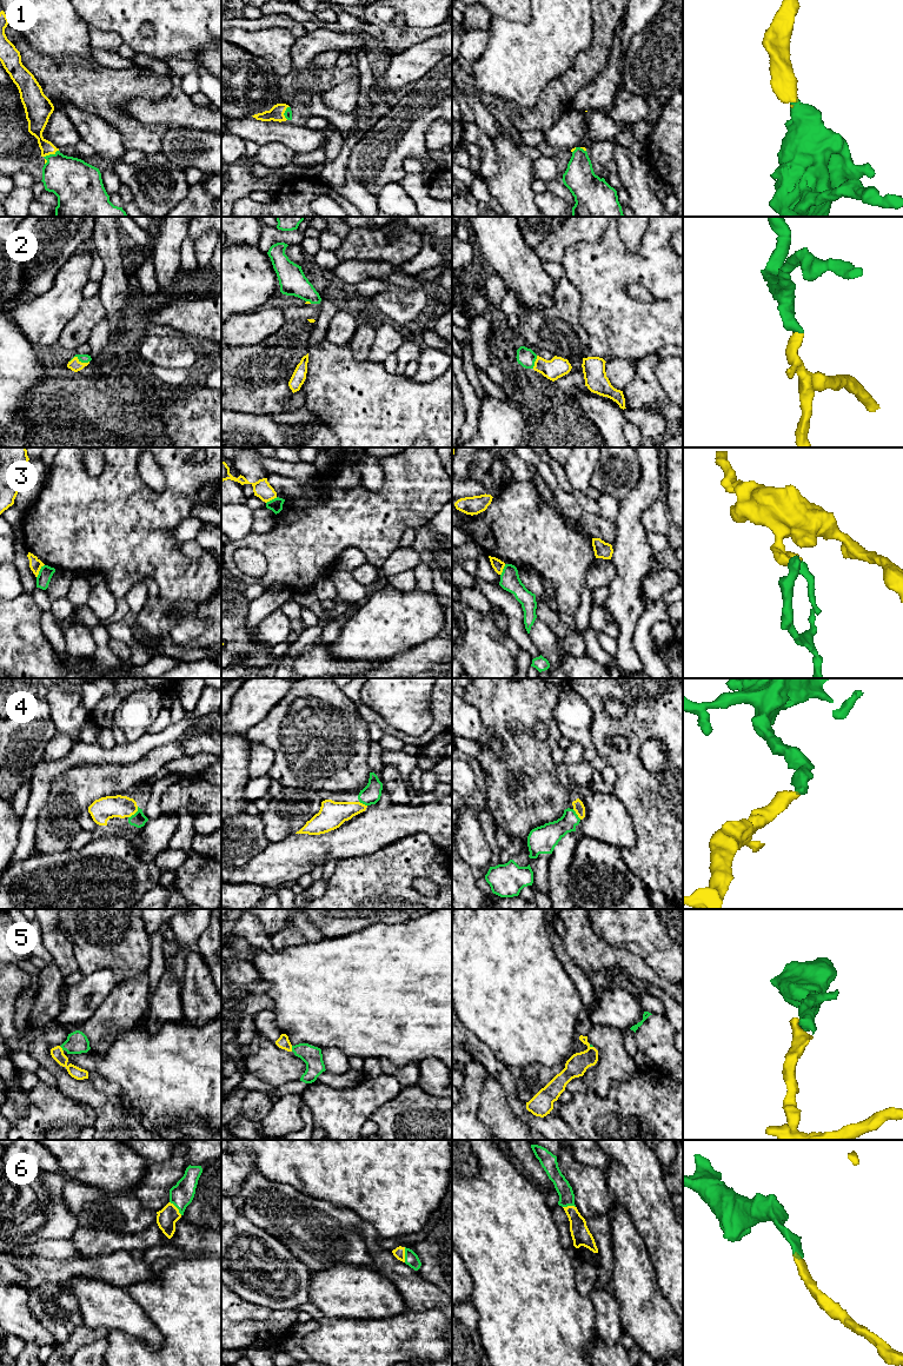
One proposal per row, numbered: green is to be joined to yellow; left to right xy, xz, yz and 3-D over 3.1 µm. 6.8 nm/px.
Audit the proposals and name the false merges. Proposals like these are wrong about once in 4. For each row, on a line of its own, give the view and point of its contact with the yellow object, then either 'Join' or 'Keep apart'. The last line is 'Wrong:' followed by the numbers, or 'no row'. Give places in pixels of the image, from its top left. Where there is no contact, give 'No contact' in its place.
1: Touches yellow at xy (47, 154). Join
2: Touches yellow at xy (78, 359). Join
3: Touches yellow at xy (39, 570). Keep apart
4: Touches yellow at xy (134, 813). Join
5: Touches yellow at xz (291, 1048). Join
6: Touches yellow at xz (404, 1254). Join
Wrong: 3

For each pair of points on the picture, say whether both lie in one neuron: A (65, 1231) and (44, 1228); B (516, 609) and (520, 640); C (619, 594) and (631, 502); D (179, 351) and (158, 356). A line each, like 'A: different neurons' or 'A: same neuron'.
A: same neuron
B: same neuron
C: same neuron
D: same neuron

